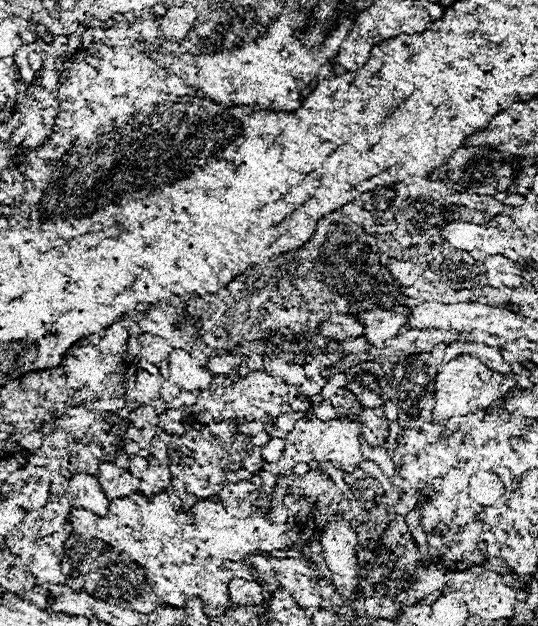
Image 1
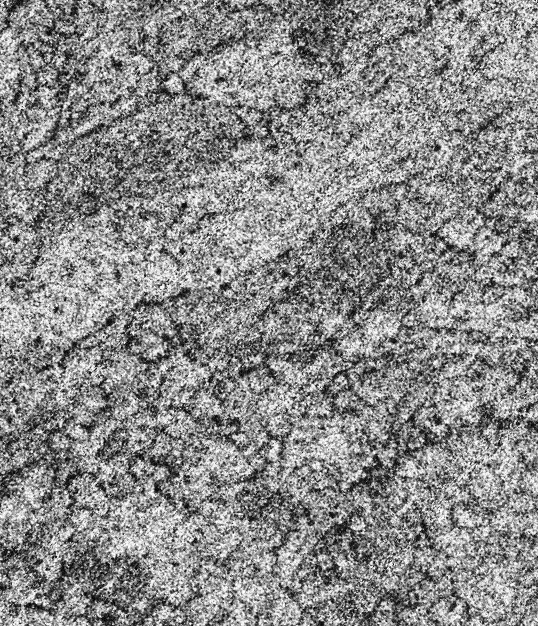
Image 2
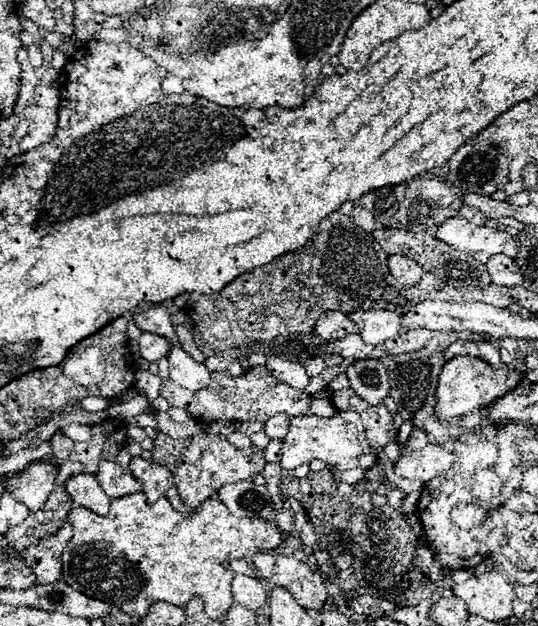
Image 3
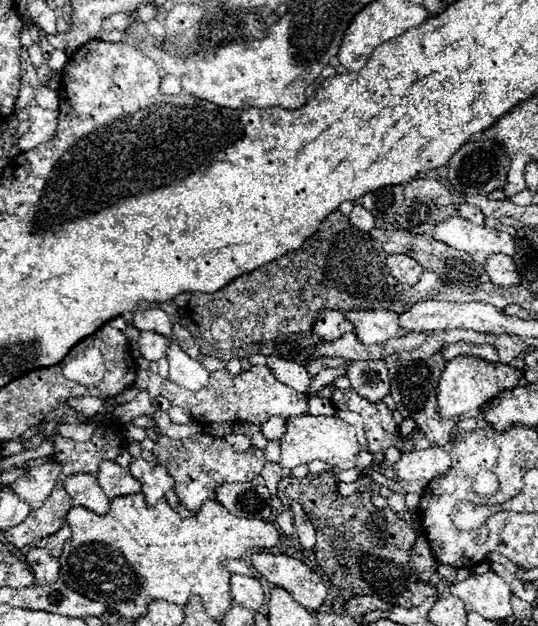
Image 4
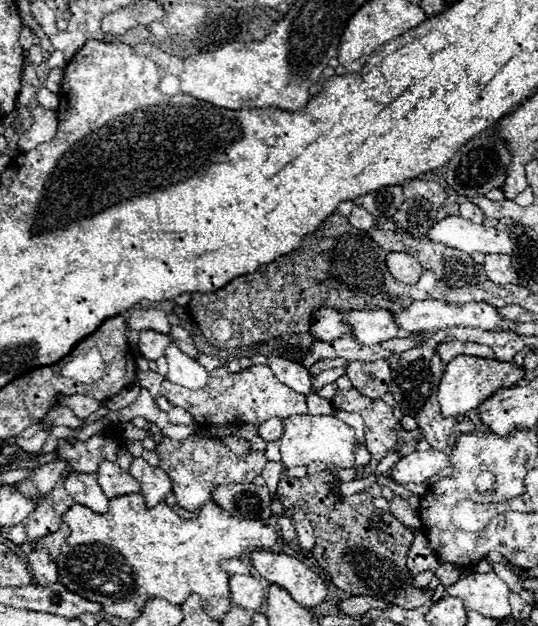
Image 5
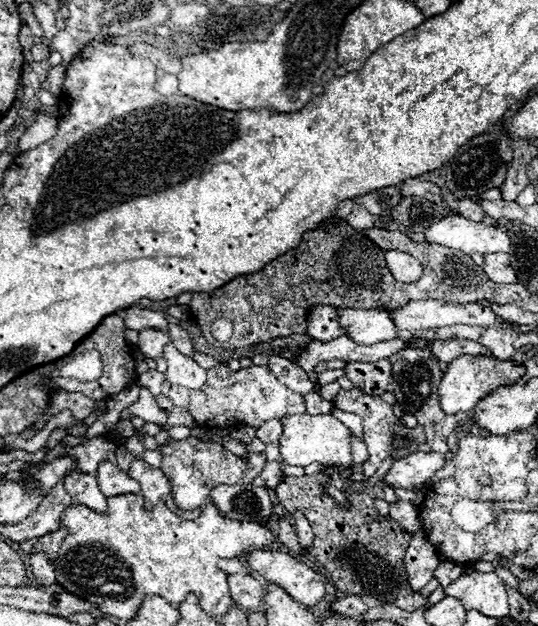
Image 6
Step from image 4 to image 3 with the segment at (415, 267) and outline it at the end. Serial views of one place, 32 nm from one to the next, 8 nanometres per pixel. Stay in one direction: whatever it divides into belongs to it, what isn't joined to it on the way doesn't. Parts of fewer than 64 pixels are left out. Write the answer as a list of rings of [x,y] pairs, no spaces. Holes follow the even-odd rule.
[[[394,254],[394,256],[388,256],[388,268],[392,272],[392,276],[406,284],[406,286],[414,286],[418,280],[420,280],[420,274],[424,272],[422,266],[412,260],[412,258],[406,258],[402,254]]]

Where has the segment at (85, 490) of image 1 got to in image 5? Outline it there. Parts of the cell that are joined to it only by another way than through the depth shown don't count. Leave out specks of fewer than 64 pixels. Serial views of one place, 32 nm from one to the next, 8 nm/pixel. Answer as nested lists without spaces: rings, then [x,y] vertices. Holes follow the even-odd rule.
[[[68,474],[64,478],[64,488],[72,496],[76,504],[82,504],[90,508],[92,512],[106,512],[108,510],[108,498],[100,490],[94,474]]]

